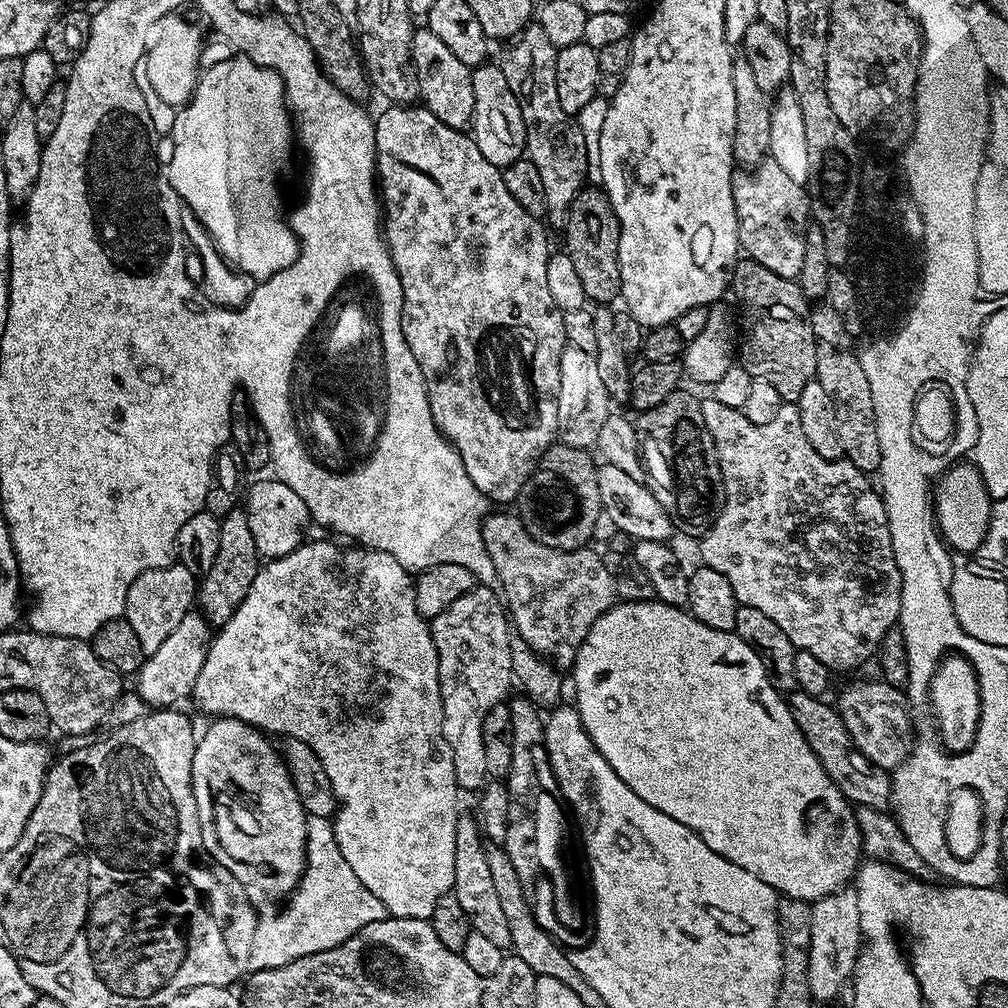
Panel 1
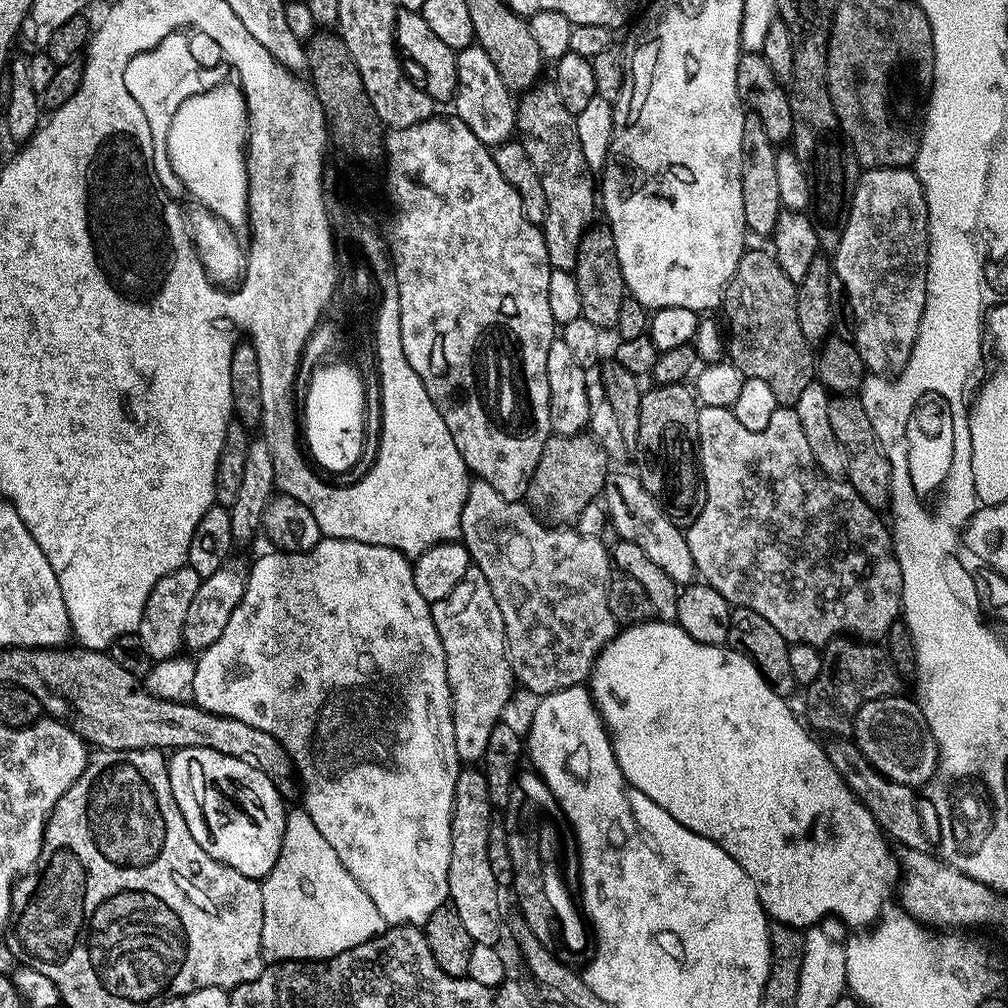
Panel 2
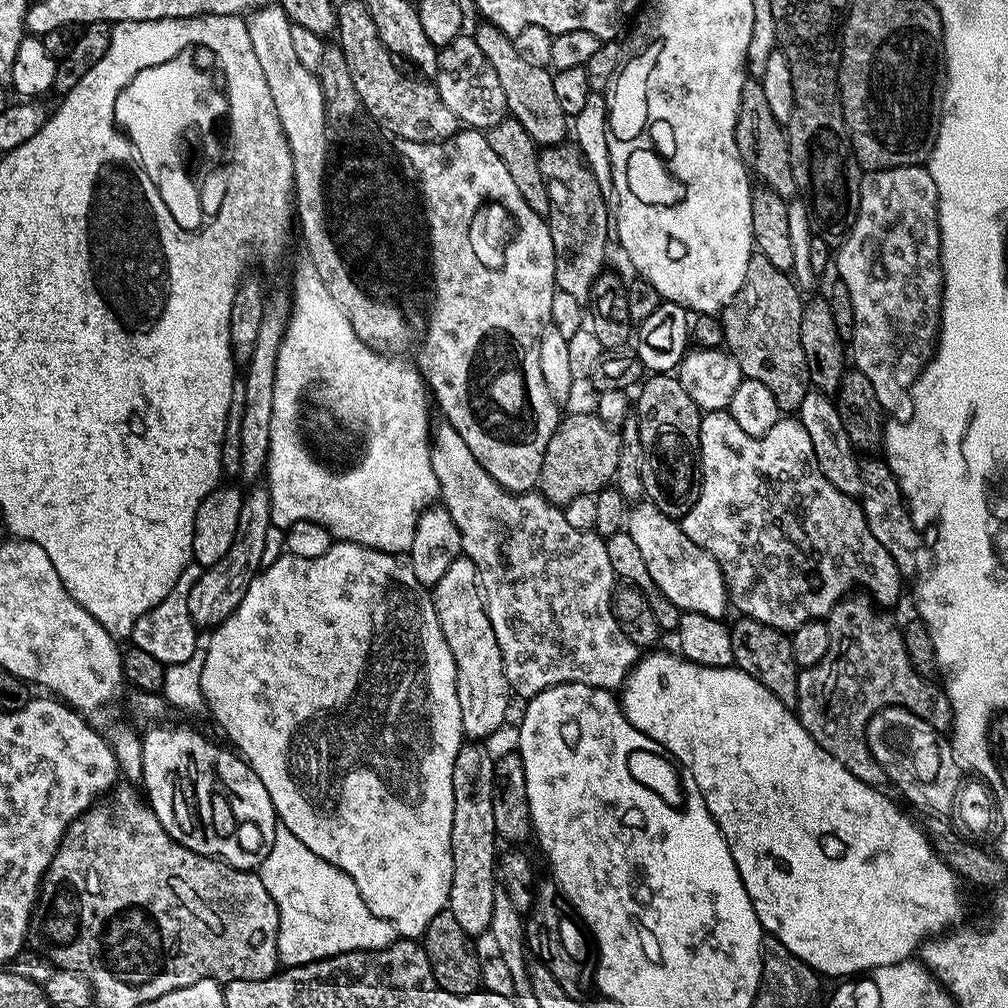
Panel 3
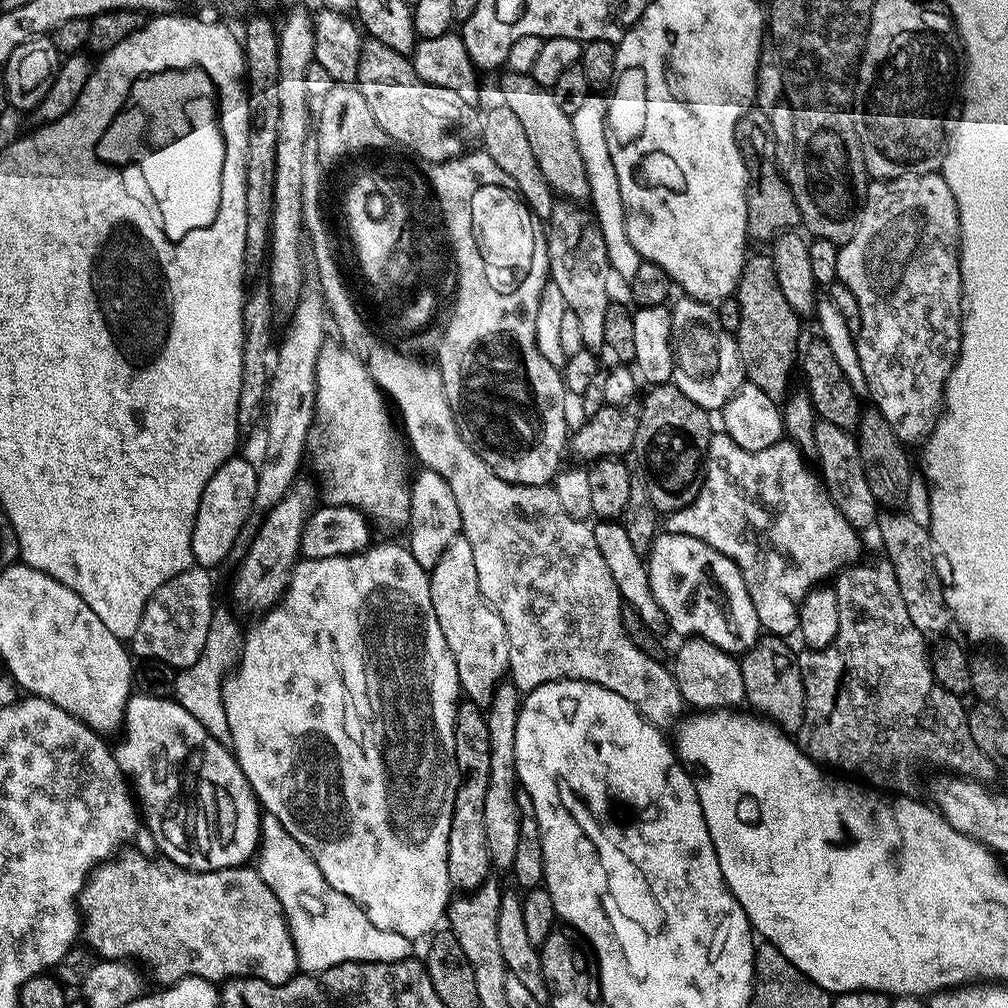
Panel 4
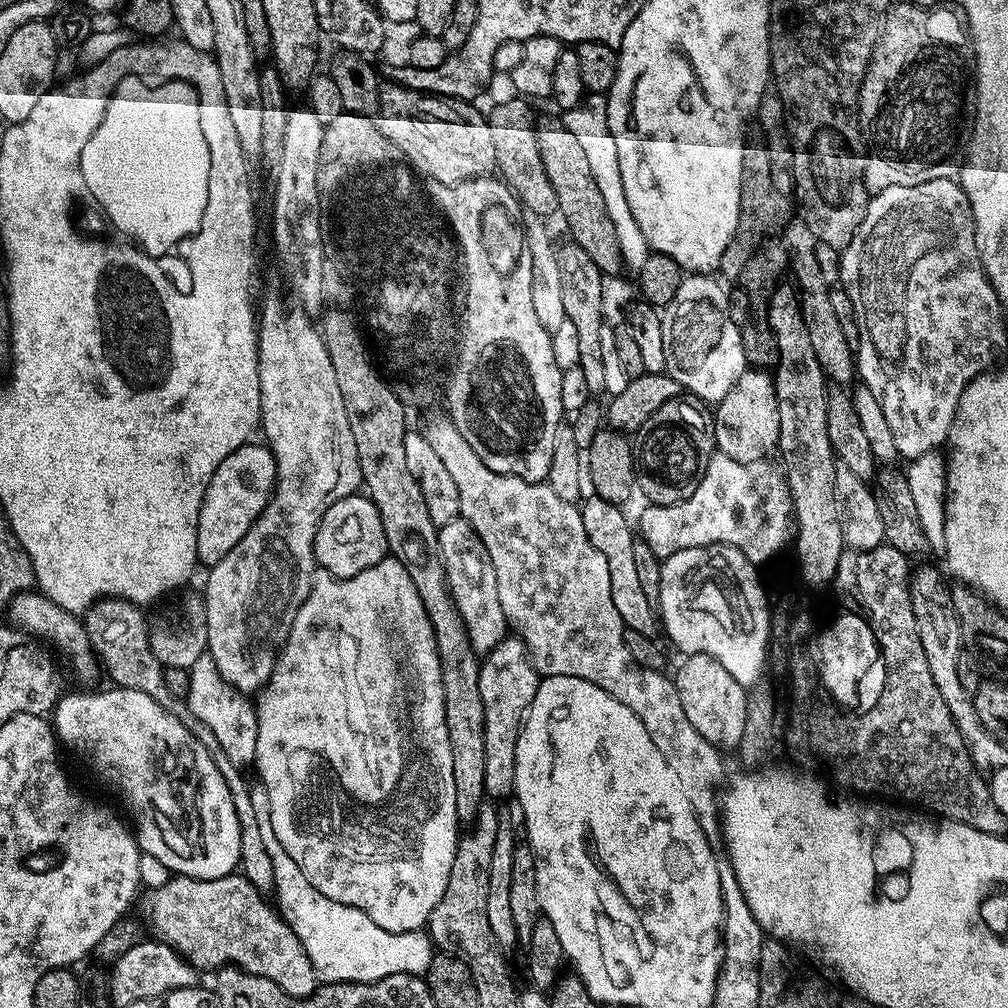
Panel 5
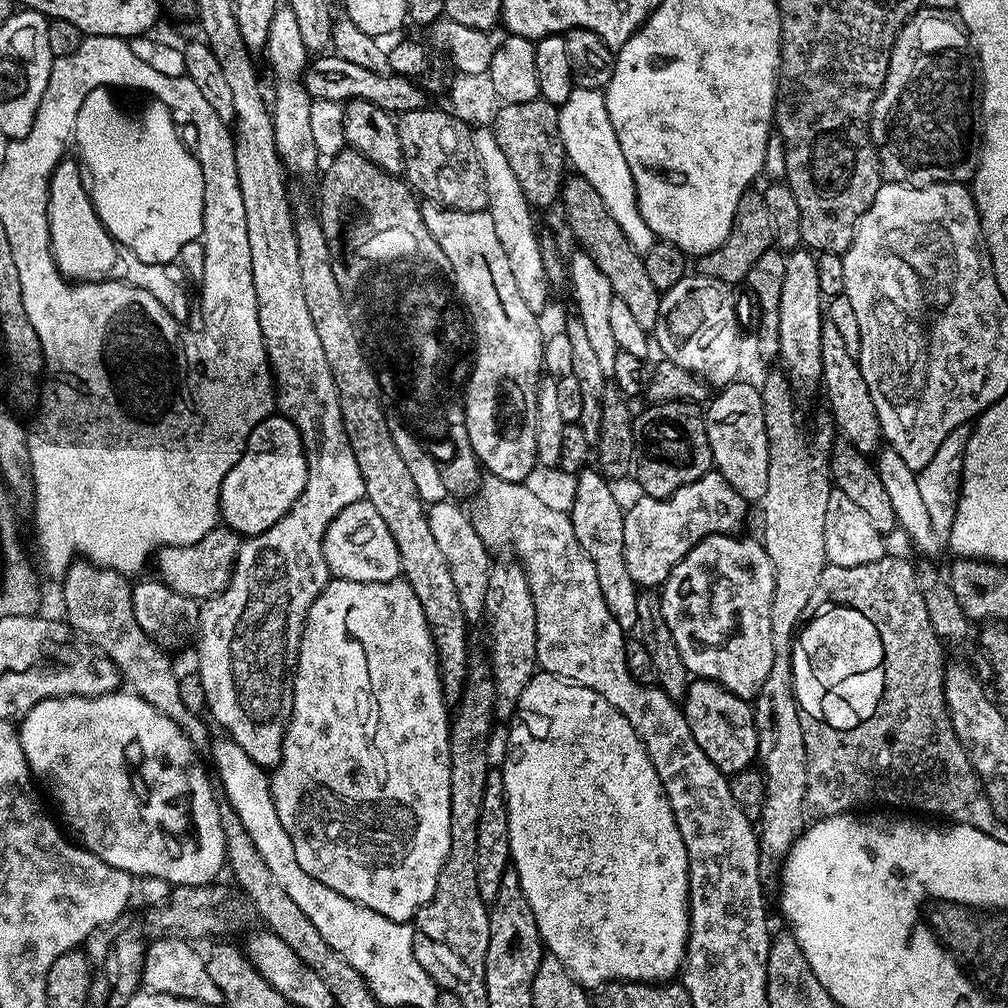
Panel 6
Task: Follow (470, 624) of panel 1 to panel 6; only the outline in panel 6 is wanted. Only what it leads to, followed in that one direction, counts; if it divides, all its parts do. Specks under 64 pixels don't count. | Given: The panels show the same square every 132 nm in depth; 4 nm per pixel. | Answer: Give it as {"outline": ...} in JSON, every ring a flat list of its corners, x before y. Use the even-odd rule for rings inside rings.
{"outline":[[449,498,427,505,430,534,434,534,434,542,438,542,438,546,442,546,442,554,446,554,446,562,454,577,454,586,458,590,458,598,462,602,466,618,469,622,483,621,486,616,486,586,490,586,490,570,494,560,482,538,478,538,478,530,474,530,471,515,465,509,463,512,456,504,459,503]]}

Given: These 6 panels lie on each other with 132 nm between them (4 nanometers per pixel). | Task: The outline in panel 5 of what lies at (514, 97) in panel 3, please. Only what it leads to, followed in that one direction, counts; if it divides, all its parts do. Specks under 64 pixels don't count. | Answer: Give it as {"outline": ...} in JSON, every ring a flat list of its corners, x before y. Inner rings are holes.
{"outline":[[563,123,548,124,537,127,538,154,542,154,542,166,546,166,546,178,550,178,550,186,554,186,554,194,558,194,560,207,559,219,564,219,568,227,571,243,577,244,590,256,600,273,616,274,621,271,622,261,618,250,618,238,614,235,614,222,610,222,610,214,606,214,606,206,602,202,602,193,594,182,594,174,590,170,586,154,582,146,578,146,574,134,564,128]]}

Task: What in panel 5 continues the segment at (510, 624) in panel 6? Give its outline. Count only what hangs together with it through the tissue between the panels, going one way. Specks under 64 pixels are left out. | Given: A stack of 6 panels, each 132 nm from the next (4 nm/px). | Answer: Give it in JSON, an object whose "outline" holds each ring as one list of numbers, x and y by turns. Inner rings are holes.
{"outline":[[515,634,505,635,494,650,490,650,480,662,478,694,482,694,484,737,486,738,486,774,484,791,489,797,508,796,514,792,514,754,518,750,520,727,524,717,538,694,541,675,532,664,524,641]]}

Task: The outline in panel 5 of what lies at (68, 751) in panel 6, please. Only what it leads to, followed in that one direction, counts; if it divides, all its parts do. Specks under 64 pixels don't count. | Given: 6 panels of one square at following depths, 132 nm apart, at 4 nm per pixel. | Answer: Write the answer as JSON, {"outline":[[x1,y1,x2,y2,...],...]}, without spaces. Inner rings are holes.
{"outline":[[111,690,112,692,72,692,61,695,56,702,56,707,51,713,50,720,56,729,56,739,65,749,76,747,78,751,85,752,92,759,96,772,105,776,114,787,120,791,122,799,128,803,132,811,131,823,134,825,136,843,139,844,141,853,152,854,167,866,172,874,177,876,193,876,199,880,213,880,223,876,231,876,237,871,240,862,240,831,238,830,238,814,234,814,234,798,230,798,230,790,218,770,214,766,214,758,208,755,204,744,197,745,188,734,188,728,178,722,178,718,167,715,163,708,159,707,150,698,150,694,141,692,129,692,127,690]]}

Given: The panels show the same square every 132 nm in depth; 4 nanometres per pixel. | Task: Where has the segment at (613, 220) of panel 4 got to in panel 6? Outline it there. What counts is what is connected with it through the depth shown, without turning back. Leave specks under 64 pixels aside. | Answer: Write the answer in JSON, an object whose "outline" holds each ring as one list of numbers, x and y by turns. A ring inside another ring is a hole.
{"outline":[[573,87,570,98,566,98,566,102,559,105,559,109,558,126,567,163,571,167,573,164,576,167,575,175,588,182,598,198,602,198,610,218,618,222,618,230,622,230,632,249,641,254,646,253,654,243,654,237,640,213,634,178,630,174,630,166,626,166,618,134,610,122,604,92,598,88]]}

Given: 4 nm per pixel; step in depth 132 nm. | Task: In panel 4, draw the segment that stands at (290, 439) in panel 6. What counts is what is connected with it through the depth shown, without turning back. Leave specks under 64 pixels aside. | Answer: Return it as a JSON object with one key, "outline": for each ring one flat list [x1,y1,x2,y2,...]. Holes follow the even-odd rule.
{"outline":[[236,454,231,460,222,462,222,466,214,470,214,478,206,482,206,490,202,490,202,502,198,502,198,514,192,535,192,558,199,567,216,570,231,554,248,515,254,512,256,469,255,463,251,464,250,461,243,460,240,454]]}

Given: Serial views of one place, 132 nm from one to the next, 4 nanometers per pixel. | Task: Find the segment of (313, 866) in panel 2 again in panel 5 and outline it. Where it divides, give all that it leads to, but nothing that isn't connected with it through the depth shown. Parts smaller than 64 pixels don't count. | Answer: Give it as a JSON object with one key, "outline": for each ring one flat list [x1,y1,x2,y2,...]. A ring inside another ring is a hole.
{"outline":[[253,783,251,790,254,810,258,814,258,827,262,829,262,842,266,842,270,862,274,864,274,896,280,899,279,911,294,934,298,934,314,966,317,981,320,984,374,984,382,978,390,978,390,974,403,972,423,977,434,955,431,939,423,931,387,932,362,910,334,902,326,898,326,894,318,894,318,890,306,882,306,874,298,870,298,862,294,862,294,858,282,850,282,842,278,842,270,822,268,795,263,784]]}

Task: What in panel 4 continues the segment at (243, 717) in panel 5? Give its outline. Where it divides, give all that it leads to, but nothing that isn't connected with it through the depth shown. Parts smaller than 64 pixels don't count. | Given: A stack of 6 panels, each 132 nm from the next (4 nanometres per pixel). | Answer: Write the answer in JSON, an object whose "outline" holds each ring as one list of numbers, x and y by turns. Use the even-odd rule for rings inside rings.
{"outline":[[217,607,210,622,210,631,207,634,206,646,194,665,179,669,175,678,173,697,179,707,185,710,187,717,195,719,203,726,204,731,222,745,231,741,229,723,226,719,225,703,222,702,221,687,224,677,233,671,239,663,240,652,243,648,244,632,234,620,233,614,226,608]]}

